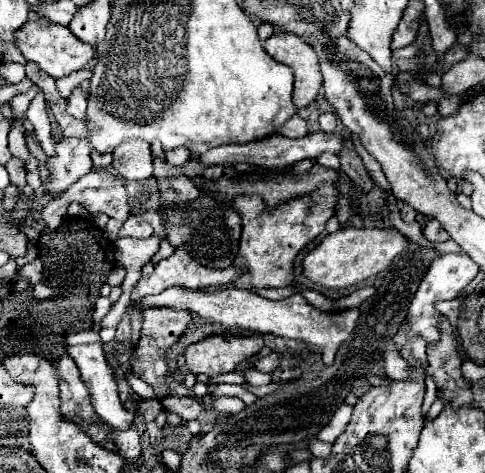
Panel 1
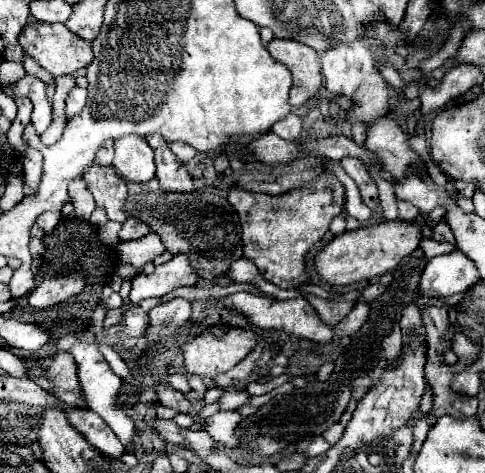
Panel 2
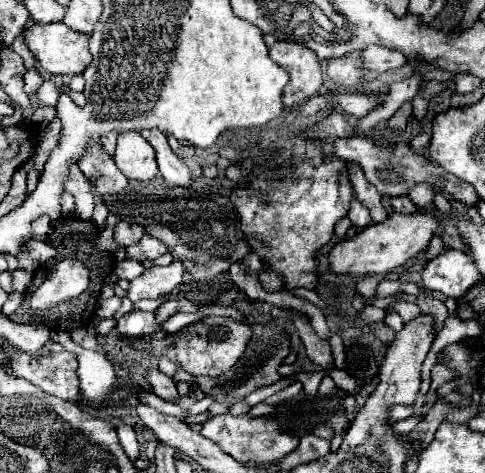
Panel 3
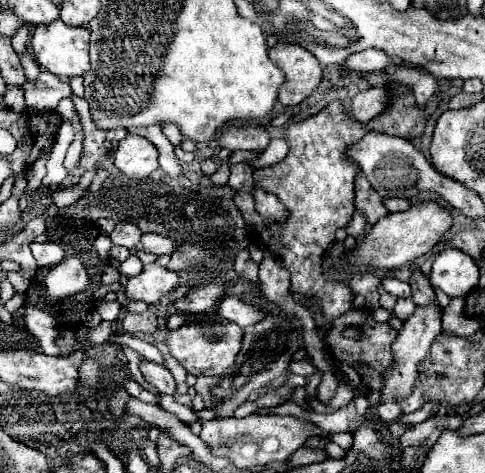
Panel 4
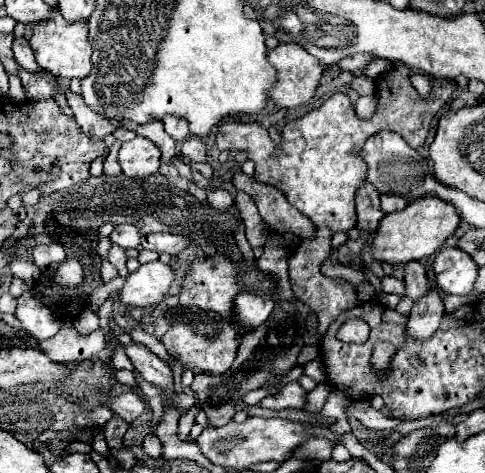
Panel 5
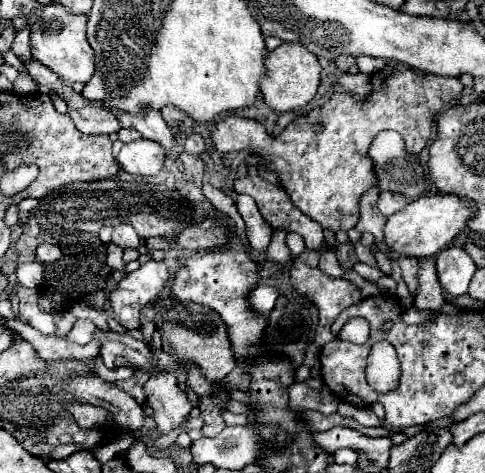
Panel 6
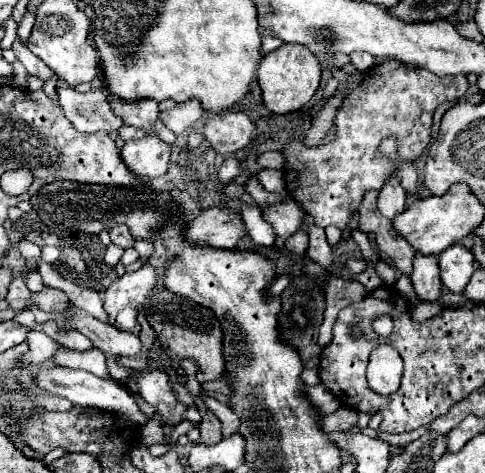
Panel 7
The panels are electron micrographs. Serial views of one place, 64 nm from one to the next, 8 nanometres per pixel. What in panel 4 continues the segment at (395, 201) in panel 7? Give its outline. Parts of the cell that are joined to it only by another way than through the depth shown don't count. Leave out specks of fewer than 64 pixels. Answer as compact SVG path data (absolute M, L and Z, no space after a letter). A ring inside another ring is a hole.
M384 198L384 206L388 212L398 212L398 210L410 208L410 202L404 198Z

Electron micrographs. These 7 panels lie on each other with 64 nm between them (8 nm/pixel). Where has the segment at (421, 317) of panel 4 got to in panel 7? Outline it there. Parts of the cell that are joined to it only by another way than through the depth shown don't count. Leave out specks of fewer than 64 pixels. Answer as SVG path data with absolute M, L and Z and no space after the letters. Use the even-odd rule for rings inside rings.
M420 252L414 254L412 284L422 300L438 300L442 292L442 280L436 256L420 256Z

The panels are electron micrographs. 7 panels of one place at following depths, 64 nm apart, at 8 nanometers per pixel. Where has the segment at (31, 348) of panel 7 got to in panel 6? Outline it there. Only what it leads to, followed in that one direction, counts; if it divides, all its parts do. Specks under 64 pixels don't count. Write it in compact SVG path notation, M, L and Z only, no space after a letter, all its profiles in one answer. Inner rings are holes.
M5 319L5 324L10 328L16 328L20 332L20 336L32 344L32 348L36 350L36 356L40 356L46 362L54 362L54 360L90 360L94 356L98 356L100 346L96 344L96 340L92 340L86 346L78 346L72 344L68 338L58 338L58 336L46 336L40 334L36 328L26 326L17 319Z

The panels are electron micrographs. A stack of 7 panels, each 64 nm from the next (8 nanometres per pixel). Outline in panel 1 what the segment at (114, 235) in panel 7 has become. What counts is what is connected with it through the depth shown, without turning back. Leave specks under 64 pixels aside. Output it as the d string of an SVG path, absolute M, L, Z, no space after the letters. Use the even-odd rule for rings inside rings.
M130 215L121 227L118 237L132 237L136 239L144 239L146 236L153 235L152 226L146 224L146 220L142 220L139 215Z

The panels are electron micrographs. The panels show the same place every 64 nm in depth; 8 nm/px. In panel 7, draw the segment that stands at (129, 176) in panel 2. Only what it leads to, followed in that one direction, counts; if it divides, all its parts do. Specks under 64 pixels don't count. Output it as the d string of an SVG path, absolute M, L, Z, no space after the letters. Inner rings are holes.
M154 136L130 140L122 148L122 160L140 178L156 178L166 174L170 162L170 146Z

